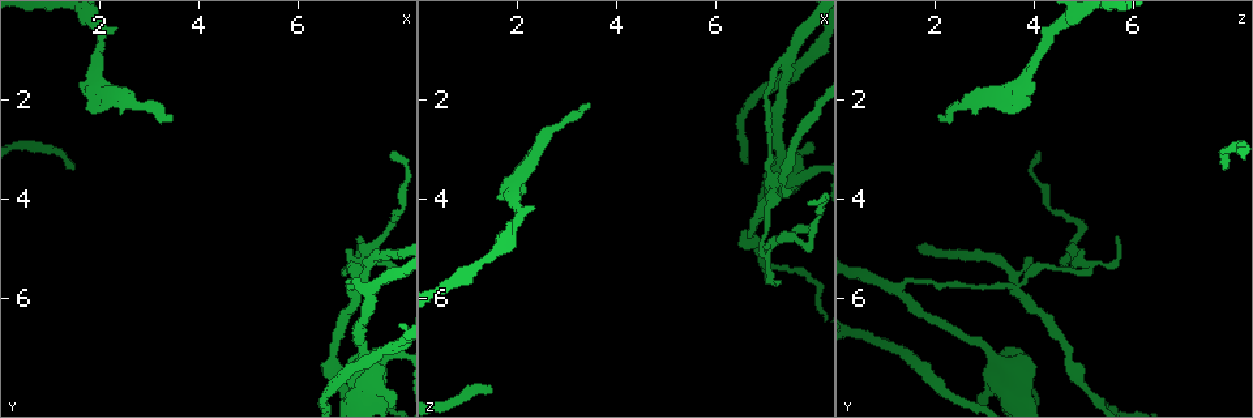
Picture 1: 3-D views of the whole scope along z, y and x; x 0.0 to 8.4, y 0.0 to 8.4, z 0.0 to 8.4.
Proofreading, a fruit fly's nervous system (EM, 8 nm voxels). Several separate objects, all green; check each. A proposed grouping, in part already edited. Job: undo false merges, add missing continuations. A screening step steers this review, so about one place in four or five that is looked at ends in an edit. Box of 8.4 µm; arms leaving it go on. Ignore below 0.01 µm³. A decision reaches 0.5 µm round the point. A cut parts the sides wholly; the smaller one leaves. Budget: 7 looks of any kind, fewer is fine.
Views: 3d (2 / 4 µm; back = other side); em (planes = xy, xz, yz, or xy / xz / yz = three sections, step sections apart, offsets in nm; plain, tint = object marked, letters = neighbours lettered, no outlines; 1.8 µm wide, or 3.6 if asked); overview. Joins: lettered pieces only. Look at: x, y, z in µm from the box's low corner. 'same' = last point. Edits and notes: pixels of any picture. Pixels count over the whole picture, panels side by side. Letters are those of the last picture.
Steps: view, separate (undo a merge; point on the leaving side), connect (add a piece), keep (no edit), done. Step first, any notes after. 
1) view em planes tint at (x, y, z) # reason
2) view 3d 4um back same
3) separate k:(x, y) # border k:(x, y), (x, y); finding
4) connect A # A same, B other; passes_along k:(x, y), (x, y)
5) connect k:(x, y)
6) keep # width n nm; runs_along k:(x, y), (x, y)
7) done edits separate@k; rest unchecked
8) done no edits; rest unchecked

view 3d 2um at (7.20, 5.80, 3.65) # four or more arms meet

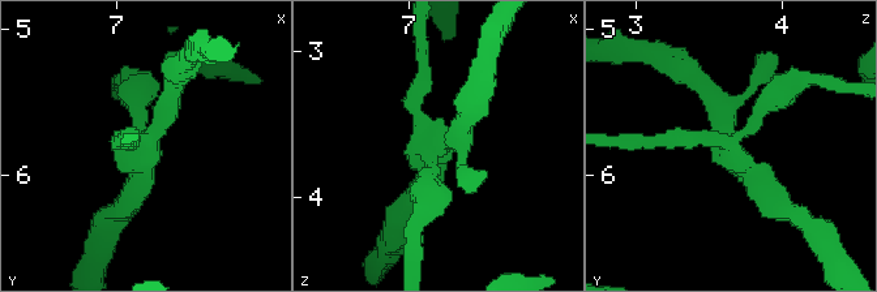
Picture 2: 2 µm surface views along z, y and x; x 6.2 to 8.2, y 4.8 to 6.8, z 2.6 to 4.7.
view em planes tint at (7.16, 5.76, 3.66)

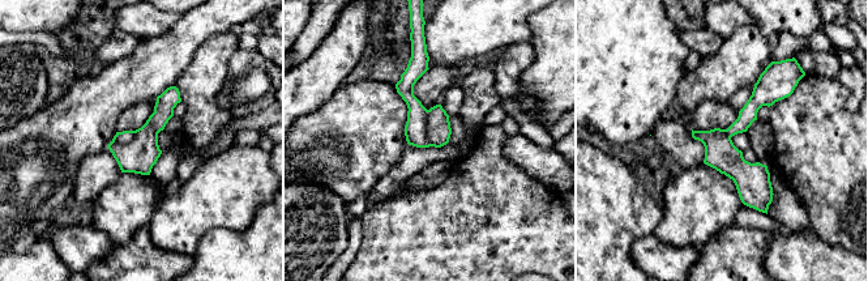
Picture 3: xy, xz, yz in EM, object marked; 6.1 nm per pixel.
view em planes letters same

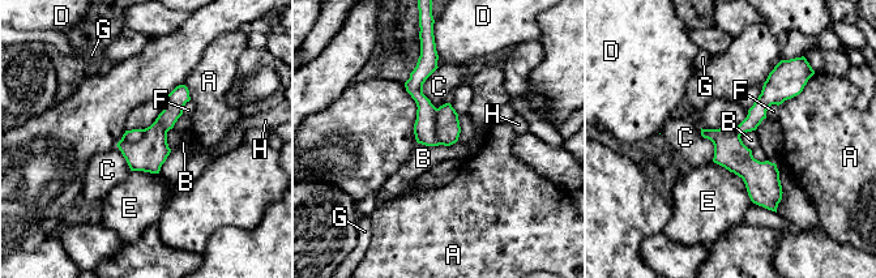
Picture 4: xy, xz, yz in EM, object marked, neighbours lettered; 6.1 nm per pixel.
separate 4:(448, 129) # A other, B other, C other, D other, E other, F other, G other, H other; part_leaving 4:(704, 132), (763, 184), (772, 202); a second cell is stuck on

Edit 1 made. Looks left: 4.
view overview # redraw

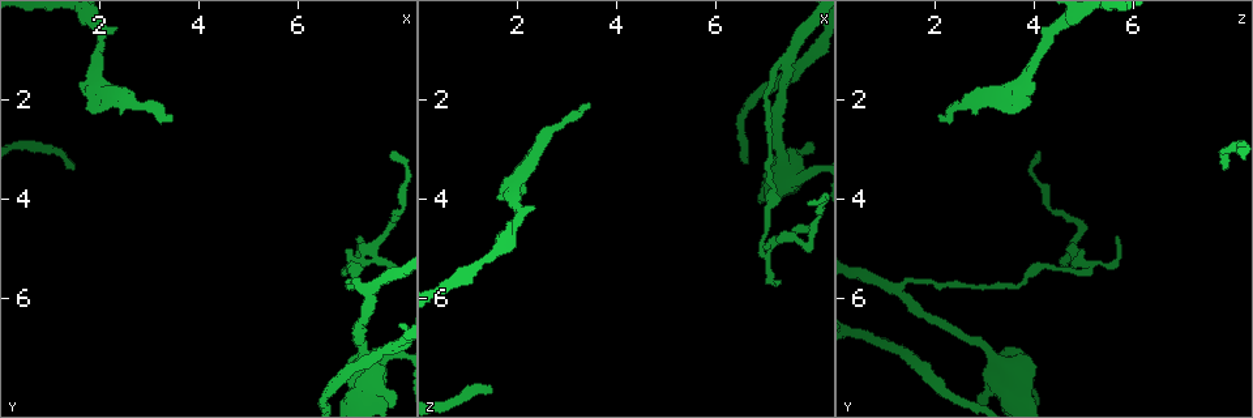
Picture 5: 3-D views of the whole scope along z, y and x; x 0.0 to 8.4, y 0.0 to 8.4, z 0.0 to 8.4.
view em xy step 8 tint at (7.85, 3.05, 4.10) # an open end

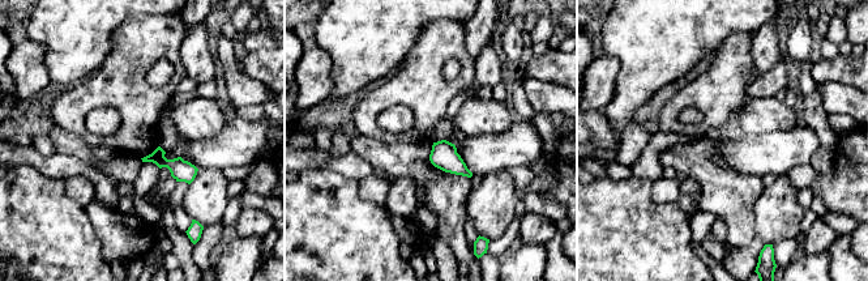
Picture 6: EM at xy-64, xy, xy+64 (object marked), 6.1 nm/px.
view em planes letters same

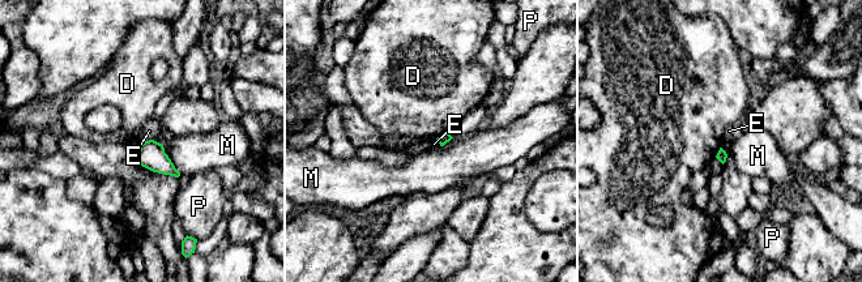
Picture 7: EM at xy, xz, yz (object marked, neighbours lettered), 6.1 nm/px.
keep # D other, E other, M other, P other; border 7:(153, 139), (141, 142); no lettered piece goes on from it

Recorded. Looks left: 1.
done edits separate@4; rest unchecked

